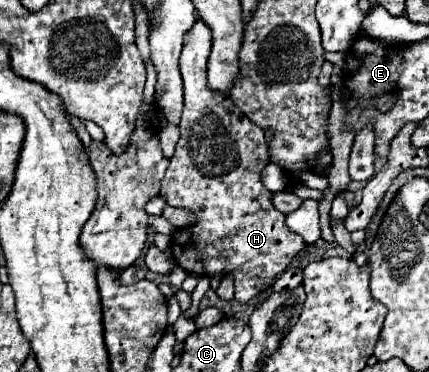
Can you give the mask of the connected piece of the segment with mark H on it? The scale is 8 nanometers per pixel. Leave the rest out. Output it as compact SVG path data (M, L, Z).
M198 18L194 26L184 34L184 48L180 56L180 72L184 80L184 112L180 120L180 140L176 144L176 154L170 158L170 166L164 174L160 194L166 196L170 206L188 208L198 218L194 226L190 226L188 230L178 230L172 236L170 248L178 266L198 276L232 274L236 286L234 298L238 302L248 302L260 290L266 290L274 284L276 276L282 274L292 262L292 258L306 248L306 242L302 240L302 236L288 230L284 214L278 212L270 202L272 192L266 190L260 182L260 172L270 162L264 130L252 124L252 120L248 120L248 116L244 116L228 96L212 92L206 84L206 62L210 46L212 30Z

